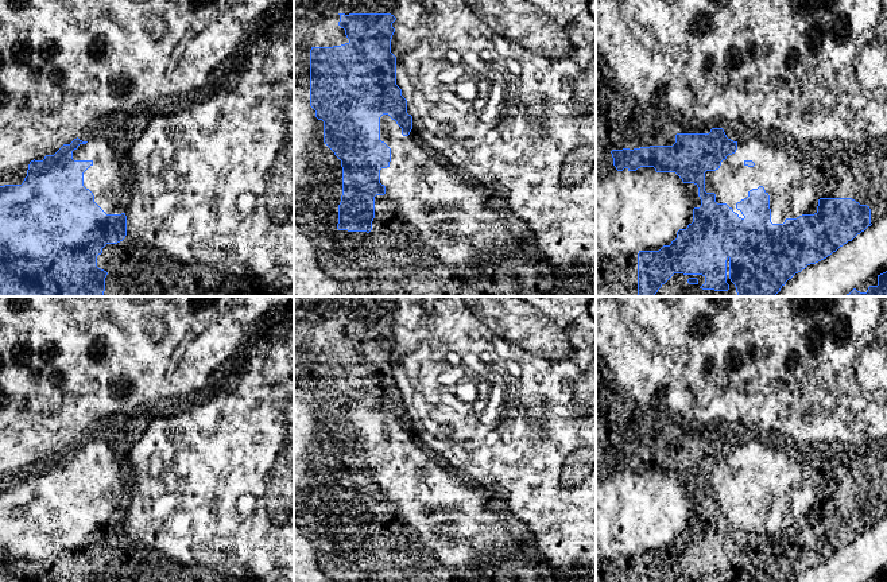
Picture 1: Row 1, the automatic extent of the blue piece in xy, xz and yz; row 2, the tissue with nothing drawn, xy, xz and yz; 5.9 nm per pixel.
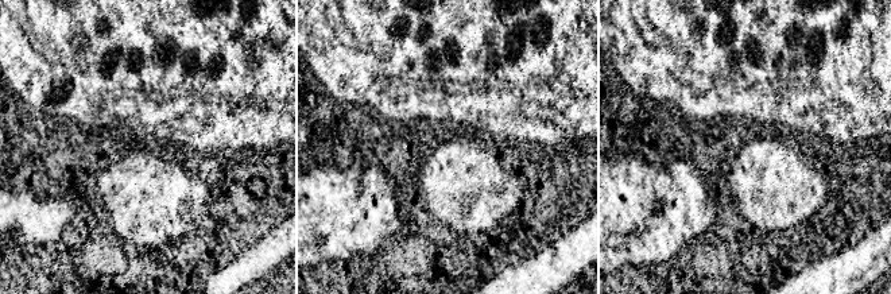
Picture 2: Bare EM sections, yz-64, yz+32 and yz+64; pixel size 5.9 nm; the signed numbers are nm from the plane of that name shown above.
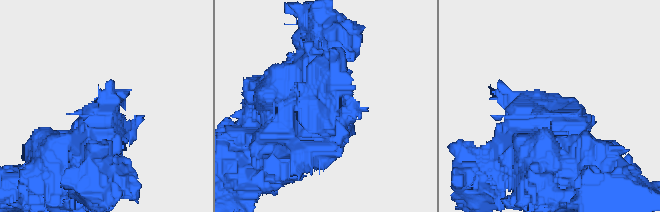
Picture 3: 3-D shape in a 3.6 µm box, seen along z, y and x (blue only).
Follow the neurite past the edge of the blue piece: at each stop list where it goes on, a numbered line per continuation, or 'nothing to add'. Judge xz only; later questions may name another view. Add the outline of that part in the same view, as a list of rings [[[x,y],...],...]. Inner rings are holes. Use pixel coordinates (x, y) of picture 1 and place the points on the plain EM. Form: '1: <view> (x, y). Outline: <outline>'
1: xz (444, 524). Outline: [[[383,416],[380,442],[391,450],[391,463],[387,470],[380,472],[386,496],[375,498],[375,520],[369,538],[388,542],[395,555],[407,555],[418,582],[448,582],[450,577],[488,578],[506,558],[515,555],[515,543],[499,523],[499,516],[488,507],[487,497],[472,482],[452,476],[450,466],[418,436],[417,427],[412,427],[408,438],[403,438],[396,423]]]

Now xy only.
1: xy (109, 480). Outline: [[[146,428],[132,434],[129,438],[98,438],[89,441],[86,446],[80,446],[73,453],[74,462],[92,462],[93,466],[84,474],[84,488],[94,497],[94,504],[106,516],[125,515],[125,501],[131,496],[132,485],[132,438],[143,435]]]

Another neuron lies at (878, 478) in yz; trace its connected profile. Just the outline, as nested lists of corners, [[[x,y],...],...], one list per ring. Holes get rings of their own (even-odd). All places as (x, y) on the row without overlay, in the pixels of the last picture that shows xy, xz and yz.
[[[887,453],[876,463],[867,480],[874,486],[875,498],[887,500]]]

